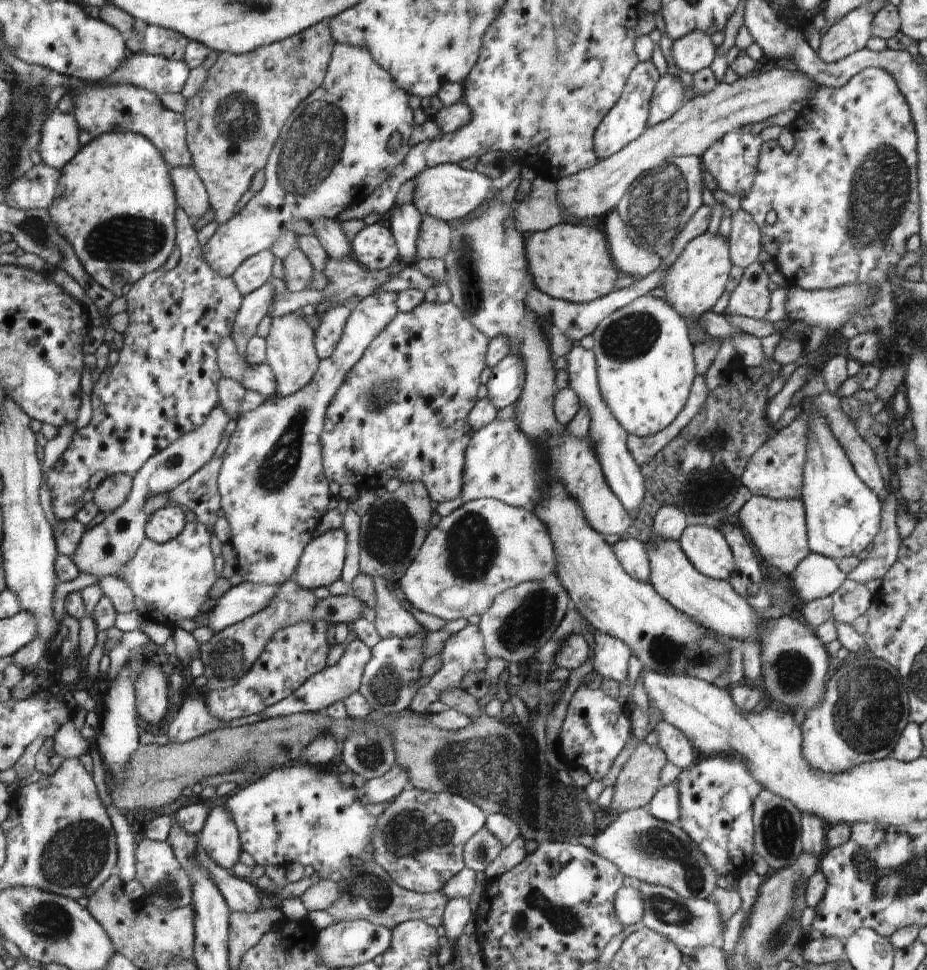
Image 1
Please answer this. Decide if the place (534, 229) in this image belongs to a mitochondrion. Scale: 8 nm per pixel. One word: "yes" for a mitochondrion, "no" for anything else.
no

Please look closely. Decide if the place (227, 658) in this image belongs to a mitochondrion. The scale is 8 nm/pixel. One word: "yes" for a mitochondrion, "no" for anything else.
yes

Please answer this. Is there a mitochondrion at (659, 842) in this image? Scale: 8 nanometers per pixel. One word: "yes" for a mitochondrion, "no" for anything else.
yes

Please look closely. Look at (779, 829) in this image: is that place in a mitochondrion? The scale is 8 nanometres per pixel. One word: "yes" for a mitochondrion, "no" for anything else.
yes

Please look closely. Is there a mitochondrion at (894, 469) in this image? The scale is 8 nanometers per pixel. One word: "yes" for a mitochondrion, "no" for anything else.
no

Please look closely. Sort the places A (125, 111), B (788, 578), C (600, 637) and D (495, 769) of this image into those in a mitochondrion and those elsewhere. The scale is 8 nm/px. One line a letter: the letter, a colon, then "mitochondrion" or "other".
A: other
B: other
C: other
D: mitochondrion

